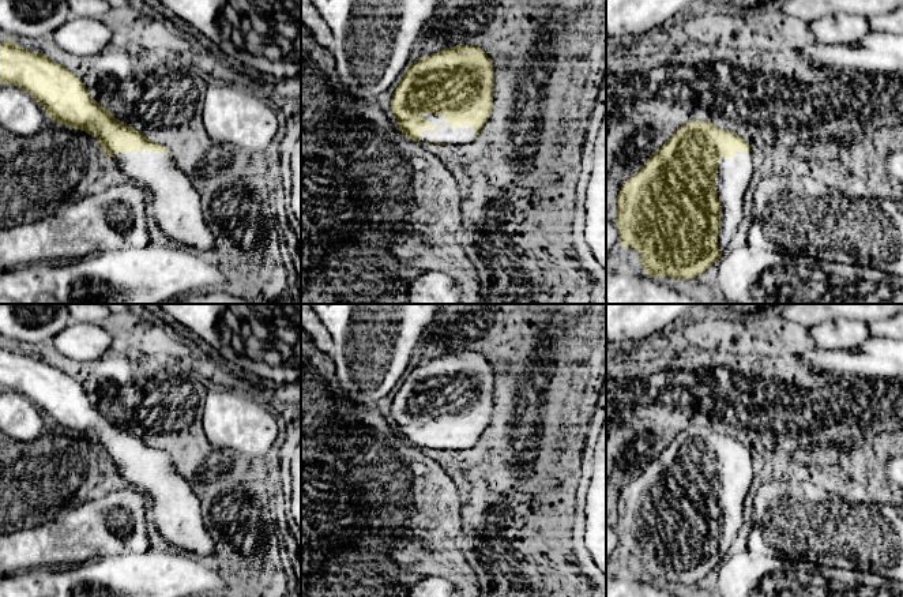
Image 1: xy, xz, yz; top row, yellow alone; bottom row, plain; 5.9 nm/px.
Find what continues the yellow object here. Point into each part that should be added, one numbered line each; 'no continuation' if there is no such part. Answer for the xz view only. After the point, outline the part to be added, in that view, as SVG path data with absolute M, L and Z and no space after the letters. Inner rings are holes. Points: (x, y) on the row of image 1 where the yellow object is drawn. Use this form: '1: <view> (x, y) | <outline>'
1: xz (465, 134) | M425 112L425 123L432 121L436 125L436 129L432 132L428 127L424 127L424 132L419 136L419 142L432 140L432 142L441 142L447 144L464 144L474 139L475 128L471 125L460 125L455 128L454 125L448 124L445 128L444 124L448 121L447 117L436 116L434 113Z

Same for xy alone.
1: xy (177, 210) | M114 151L120 170L154 195L158 226L174 245L208 256L217 239L203 217L195 179L183 173L166 151Z

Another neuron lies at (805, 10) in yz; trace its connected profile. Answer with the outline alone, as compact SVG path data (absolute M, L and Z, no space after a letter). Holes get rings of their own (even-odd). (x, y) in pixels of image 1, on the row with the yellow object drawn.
M787 0L782 11L805 22L836 16L842 12L869 16L896 11L903 0Z

